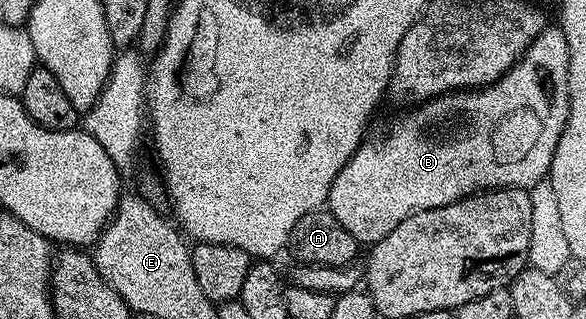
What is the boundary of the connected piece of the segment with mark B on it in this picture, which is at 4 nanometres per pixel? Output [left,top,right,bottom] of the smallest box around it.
[328,37,570,245]

